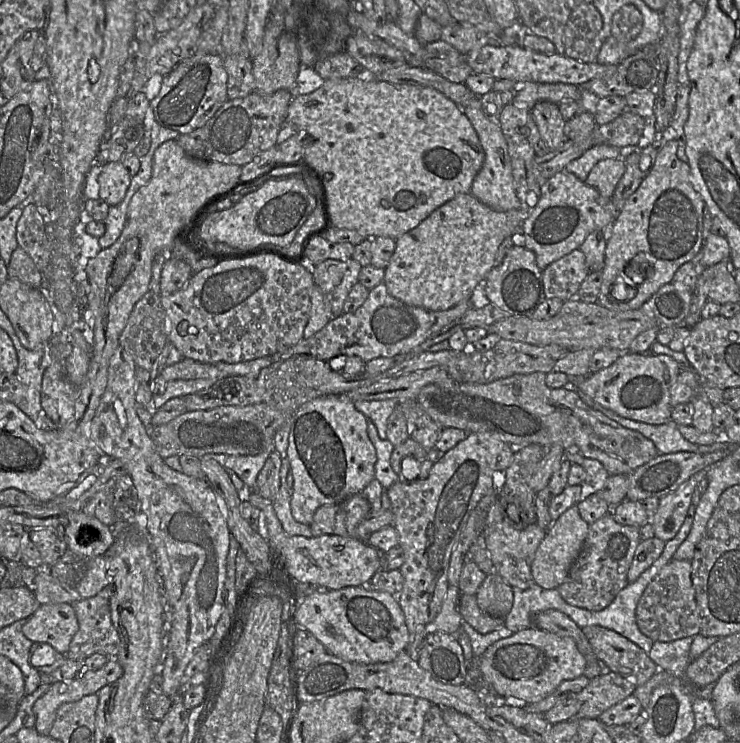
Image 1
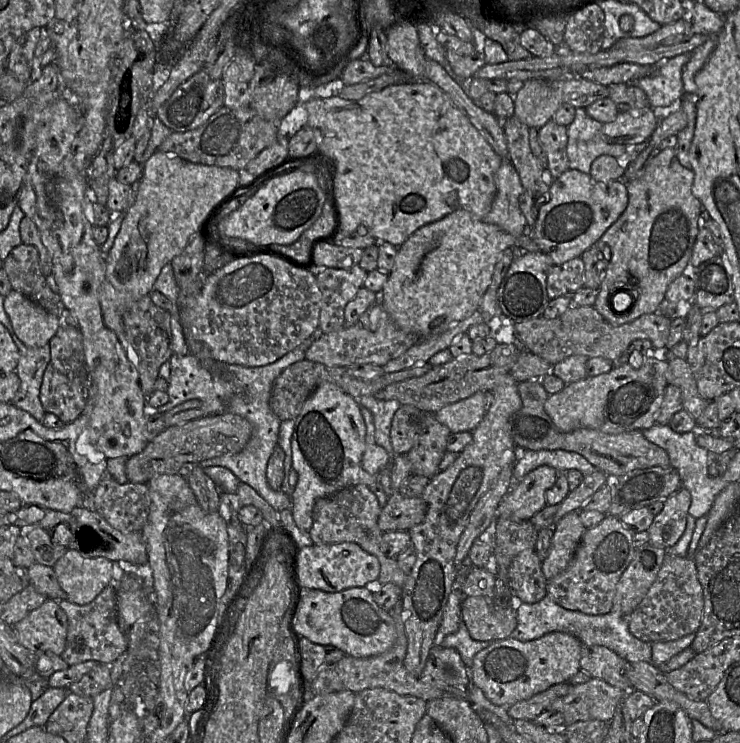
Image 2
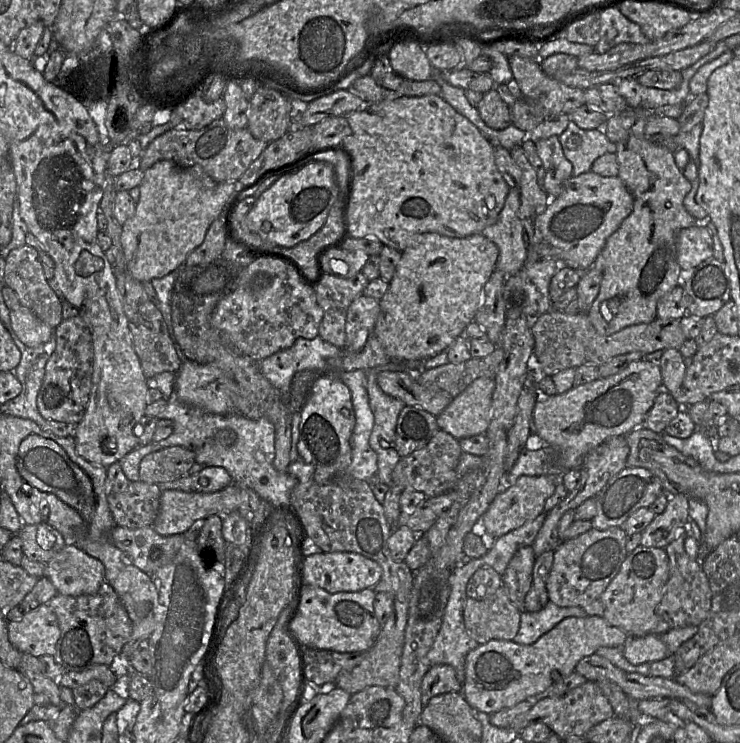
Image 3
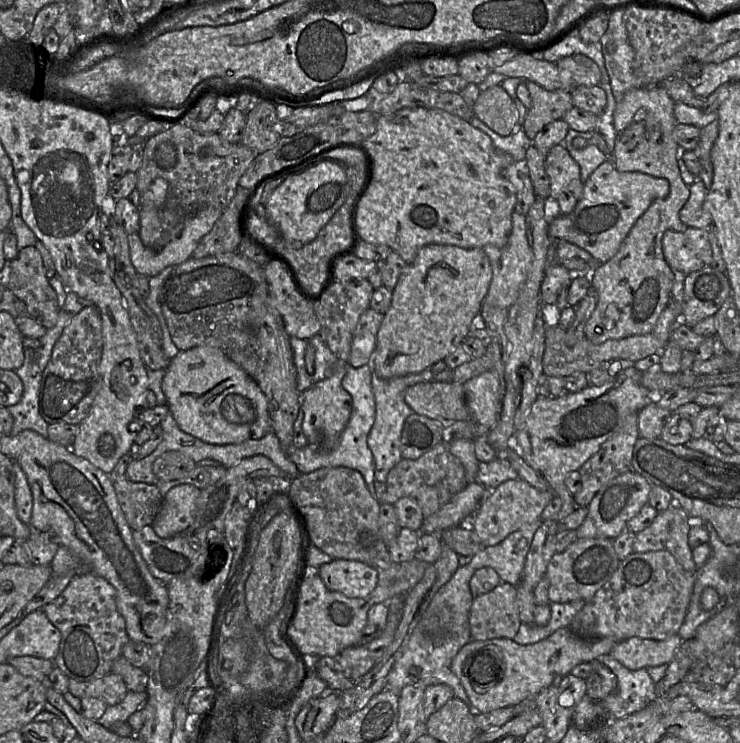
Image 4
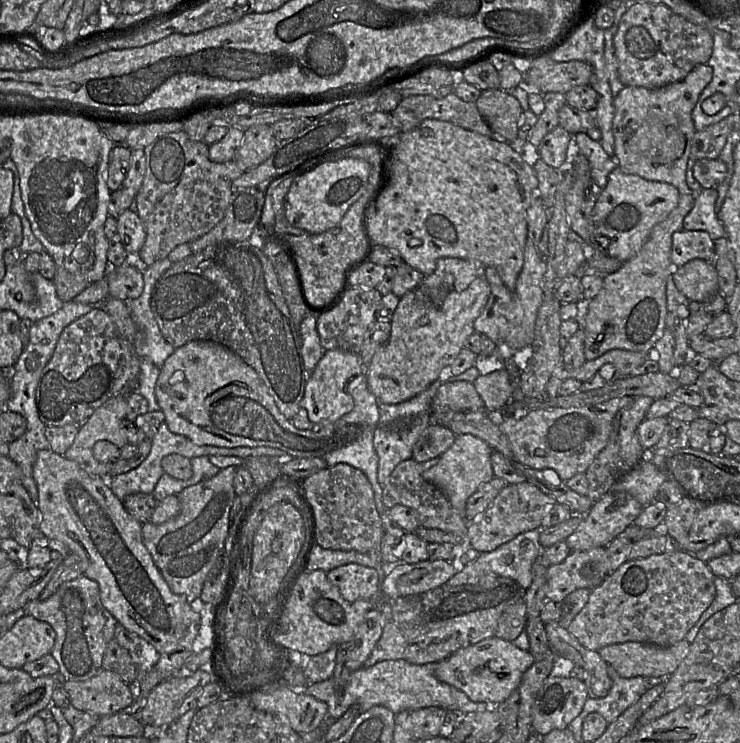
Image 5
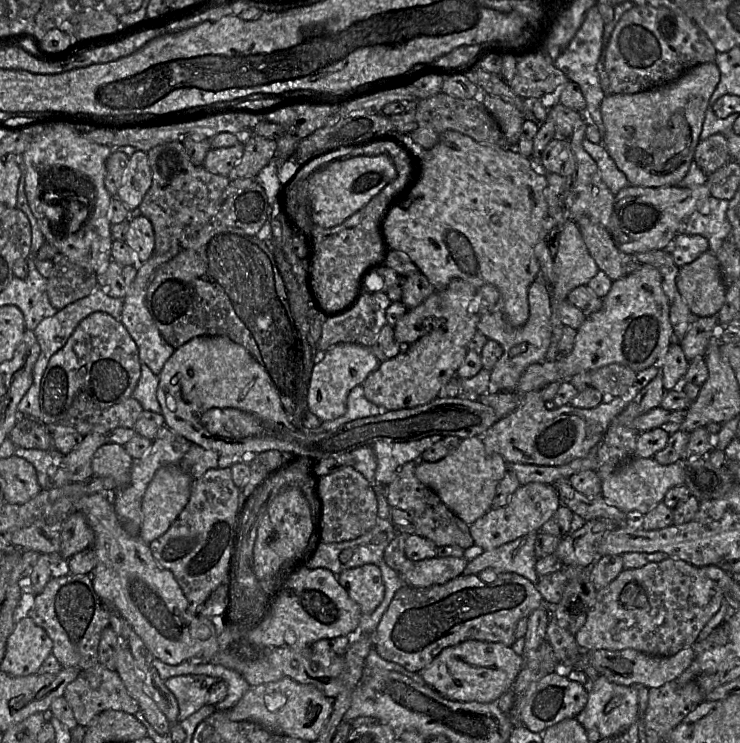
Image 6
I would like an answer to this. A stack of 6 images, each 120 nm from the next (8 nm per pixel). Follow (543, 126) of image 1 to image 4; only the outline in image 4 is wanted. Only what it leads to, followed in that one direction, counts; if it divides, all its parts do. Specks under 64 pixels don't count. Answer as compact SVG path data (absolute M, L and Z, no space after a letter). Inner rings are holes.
M564 140L547 153L545 167L550 178L551 196L558 201L562 214L571 213L582 197L584 182L580 166L564 146Z

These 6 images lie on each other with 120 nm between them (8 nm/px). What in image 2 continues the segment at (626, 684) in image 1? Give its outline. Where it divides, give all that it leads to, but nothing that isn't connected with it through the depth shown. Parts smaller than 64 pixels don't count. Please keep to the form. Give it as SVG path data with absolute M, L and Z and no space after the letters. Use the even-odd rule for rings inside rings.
M591 677L587 682L572 685L569 692L554 700L548 709L561 712L565 726L586 720L608 723L628 691Z

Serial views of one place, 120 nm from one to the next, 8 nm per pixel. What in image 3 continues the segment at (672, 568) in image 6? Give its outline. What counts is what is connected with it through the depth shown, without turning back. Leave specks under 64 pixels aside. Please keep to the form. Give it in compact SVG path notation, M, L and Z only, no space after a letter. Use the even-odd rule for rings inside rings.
M639 545L628 553L619 572L601 595L604 605L603 618L612 626L623 630L629 637L648 634L662 635L670 630L670 625L656 615L664 588L669 578L669 559L664 548Z

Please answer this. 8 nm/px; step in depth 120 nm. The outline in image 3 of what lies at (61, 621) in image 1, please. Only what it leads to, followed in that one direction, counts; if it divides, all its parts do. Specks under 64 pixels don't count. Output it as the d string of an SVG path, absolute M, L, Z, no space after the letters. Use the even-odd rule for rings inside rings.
M41 604L21 619L9 621L8 636L11 644L21 653L29 653L38 659L45 655L54 656L60 638L57 616L48 604Z

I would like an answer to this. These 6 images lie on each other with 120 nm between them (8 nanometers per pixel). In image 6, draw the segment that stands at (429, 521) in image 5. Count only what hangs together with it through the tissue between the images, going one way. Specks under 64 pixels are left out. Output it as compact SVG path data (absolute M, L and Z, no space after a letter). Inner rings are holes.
M412 460L398 468L395 478L386 486L387 503L391 508L413 511L412 524L415 527L416 535L431 540L437 547L459 546L462 549L468 549L474 545L469 525L449 510L432 489L416 478L414 471L421 462L424 461Z

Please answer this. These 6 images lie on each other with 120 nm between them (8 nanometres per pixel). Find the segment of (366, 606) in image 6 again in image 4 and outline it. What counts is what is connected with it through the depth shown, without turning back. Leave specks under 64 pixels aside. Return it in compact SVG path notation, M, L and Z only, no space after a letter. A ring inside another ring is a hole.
M334 559L312 571L317 571L329 591L340 592L348 598L363 598L378 585L378 572L357 560Z

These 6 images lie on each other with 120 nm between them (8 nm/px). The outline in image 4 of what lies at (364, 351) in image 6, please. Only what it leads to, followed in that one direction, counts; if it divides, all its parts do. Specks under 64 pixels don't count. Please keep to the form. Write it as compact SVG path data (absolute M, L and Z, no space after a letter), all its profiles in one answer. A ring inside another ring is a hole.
M337 360L331 377L314 383L301 392L301 407L304 412L302 430L312 449L332 451L339 443L340 436L345 429L352 411L352 397L343 388L342 379L346 374L347 361Z

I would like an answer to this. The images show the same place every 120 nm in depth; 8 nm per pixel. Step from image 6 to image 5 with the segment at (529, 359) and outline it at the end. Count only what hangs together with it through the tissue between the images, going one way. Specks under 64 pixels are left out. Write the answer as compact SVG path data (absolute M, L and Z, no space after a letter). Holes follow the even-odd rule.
M529 238L524 249L524 264L513 291L505 286L496 268L485 268L491 293L483 311L474 322L474 329L493 340L497 345L498 356L502 360L514 356L519 358L522 356L522 349L530 346L534 340L536 319L543 302L542 281L546 269L547 263L544 257Z

